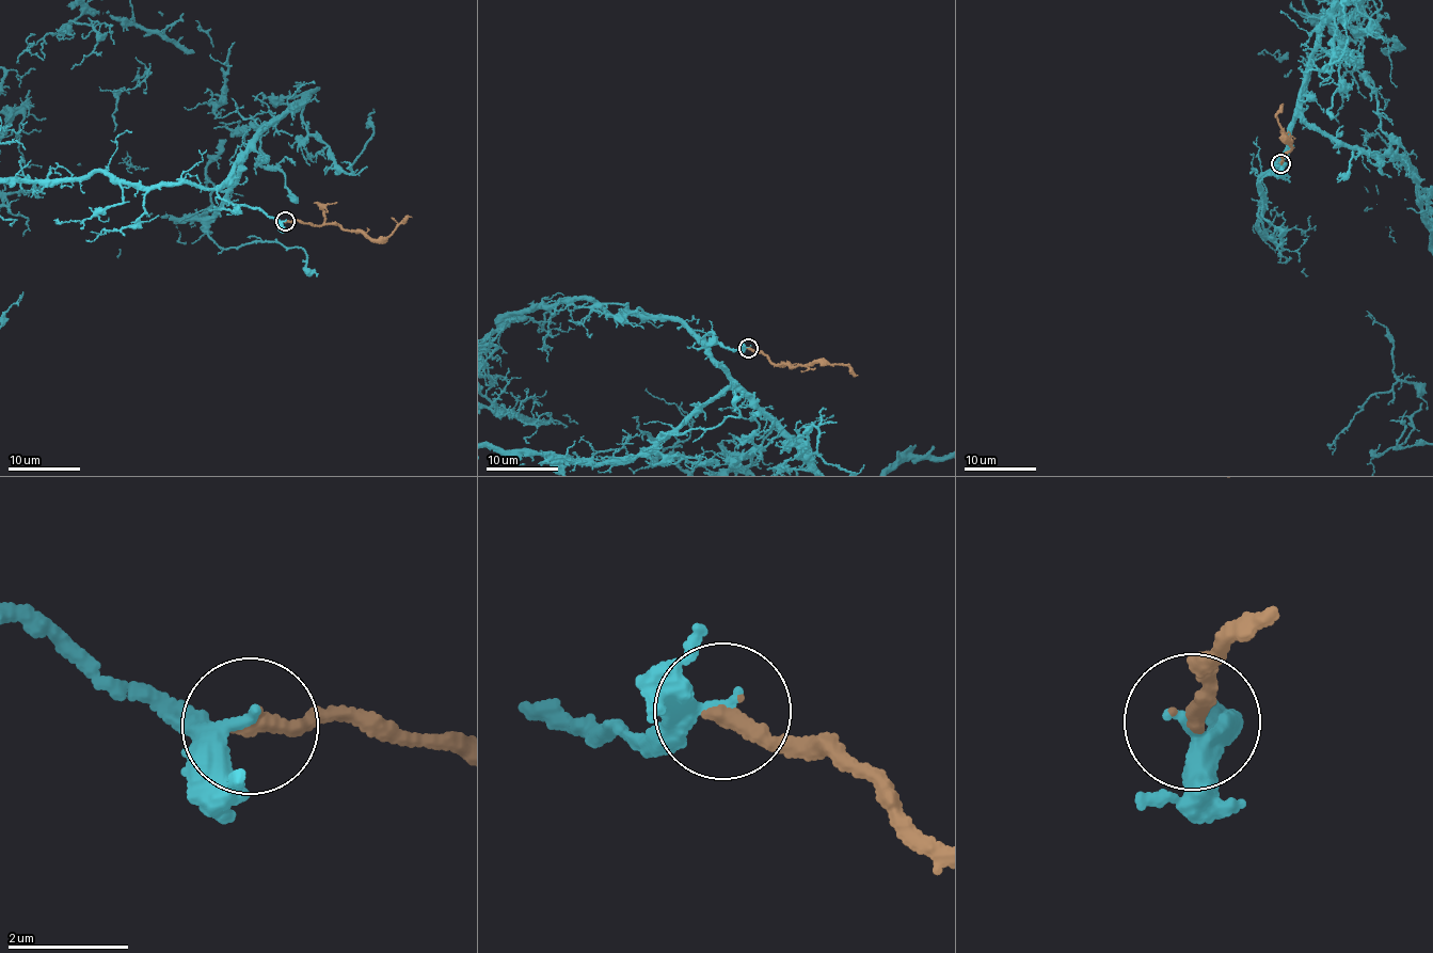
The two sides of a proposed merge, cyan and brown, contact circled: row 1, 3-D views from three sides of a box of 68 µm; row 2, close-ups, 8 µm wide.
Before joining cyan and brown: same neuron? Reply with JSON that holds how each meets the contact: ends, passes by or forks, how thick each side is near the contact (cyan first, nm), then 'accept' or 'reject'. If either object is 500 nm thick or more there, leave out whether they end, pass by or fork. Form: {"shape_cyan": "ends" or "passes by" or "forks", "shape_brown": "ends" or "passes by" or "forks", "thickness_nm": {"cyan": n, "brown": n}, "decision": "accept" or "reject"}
{"shape_cyan": "passes by", "shape_brown": "ends", "thickness_nm": {"cyan": 280, "brown": 280}, "decision": "accept"}

